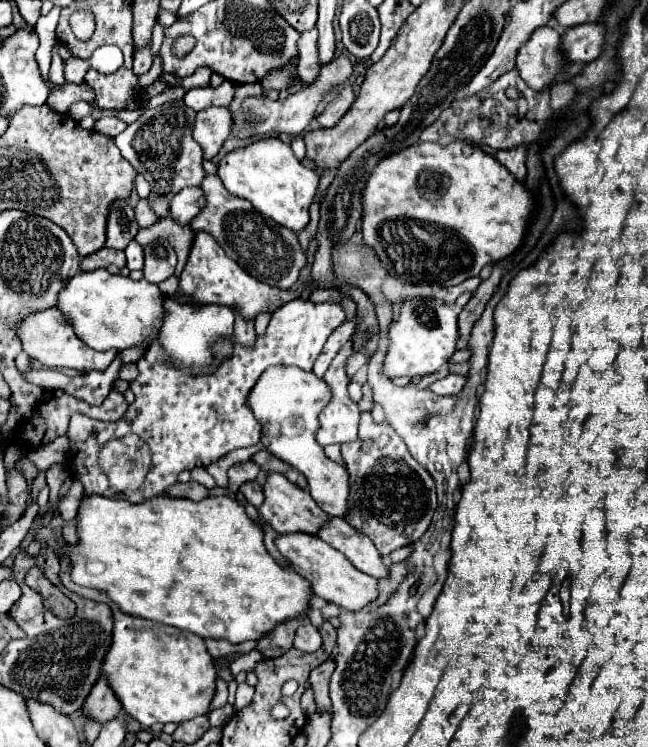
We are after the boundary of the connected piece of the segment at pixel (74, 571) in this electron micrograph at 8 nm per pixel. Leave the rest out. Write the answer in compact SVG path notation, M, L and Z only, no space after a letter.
M93 493L93 495L83 495L81 497L75 519L77 519L77 543L61 541L61 545L57 547L57 549L61 549L61 557L71 567L71 579L77 585L105 591L111 597L111 601L115 601L119 605L119 609L123 609L123 613L131 613L135 617L145 617L145 619L151 619L151 621L157 621L157 623L163 623L163 625L179 627L179 629L191 631L191 633L195 633L199 637L211 637L211 639L225 639L229 643L241 643L241 641L247 641L247 639L259 639L261 635L271 631L277 623L283 623L287 619L299 617L309 607L309 593L311 593L309 581L303 579L293 569L291 571L281 569L273 561L273 557L267 553L267 549L263 545L261 527L257 527L247 517L245 507L241 507L229 495L205 497L203 501L191 501L191 499L181 499L181 497L157 495L157 497L151 497L151 499L143 501L143 503L129 503L127 499L107 499L107 497L99 497L99 495Z

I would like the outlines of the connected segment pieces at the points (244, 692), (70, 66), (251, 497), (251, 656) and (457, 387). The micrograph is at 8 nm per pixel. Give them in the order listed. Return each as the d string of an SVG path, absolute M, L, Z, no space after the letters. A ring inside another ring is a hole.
M241 683L241 685L237 687L237 699L235 699L233 709L239 711L239 709L247 707L247 705L251 703L251 699L253 699L253 687L247 685L247 683Z
M71 57L65 61L65 81L67 83L83 83L83 75L89 69L89 61L81 61L77 57Z
M257 481L243 483L243 485L239 487L239 491L243 493L243 497L245 497L251 505L261 507L261 503L263 503L263 489L261 489L261 485L259 485Z
M253 649L253 651L249 651L247 655L239 655L231 665L229 665L229 671L231 671L231 675L233 677L237 677L241 671L253 671L255 669L255 665L259 663L259 659L263 659L263 657L259 657L259 653L257 653L257 649Z
M447 375L445 379L439 379L435 383L429 385L429 389L435 395L457 395L465 385L465 377L463 375Z

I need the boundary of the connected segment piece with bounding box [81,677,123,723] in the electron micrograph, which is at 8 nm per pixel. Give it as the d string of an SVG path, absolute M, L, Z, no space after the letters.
M103 677L101 681L97 681L93 685L91 693L87 695L87 701L83 703L83 715L81 717L85 721L107 723L107 721L115 719L121 711L123 711L123 707L119 705L113 691L107 687L107 681Z

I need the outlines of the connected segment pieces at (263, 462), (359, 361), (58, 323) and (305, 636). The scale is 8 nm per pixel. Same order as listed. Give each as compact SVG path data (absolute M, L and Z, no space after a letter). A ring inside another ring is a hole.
M257 451L253 457L251 457L251 461L253 463L257 463L265 473L269 473L269 471L279 471L279 473L285 473L289 467L287 467L287 463L281 463L279 459L275 459L269 451Z
M353 353L353 355L347 359L347 375L353 377L367 361L369 361L367 355L363 355L363 353Z
M43 309L43 311L35 311L27 317L23 317L17 327L17 337L23 345L23 351L29 357L41 361L47 367L69 367L79 373L89 373L93 369L107 369L109 363L117 355L115 351L99 353L99 351L83 345L83 341L79 341L79 337L75 335L73 327L67 321L63 321L63 315L57 309Z
M301 625L295 633L295 647L301 651L317 651L321 647L321 635L313 625Z

